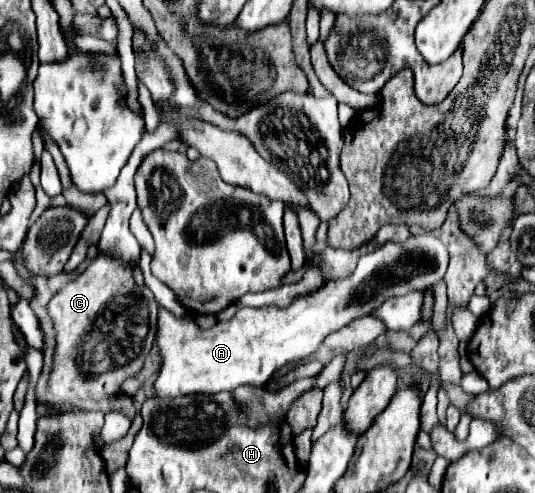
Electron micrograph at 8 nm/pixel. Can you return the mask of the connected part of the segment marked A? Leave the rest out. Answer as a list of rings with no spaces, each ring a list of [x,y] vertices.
[[[413,234],[405,242],[389,240],[375,252],[361,256],[351,276],[329,280],[319,290],[297,296],[287,308],[241,308],[233,320],[217,322],[209,330],[201,330],[193,318],[177,318],[159,308],[157,342],[163,362],[155,382],[157,394],[175,398],[235,390],[241,384],[265,386],[277,370],[315,354],[325,336],[351,320],[371,316],[389,298],[423,292],[437,284],[443,280],[447,266],[449,252],[437,238]]]

